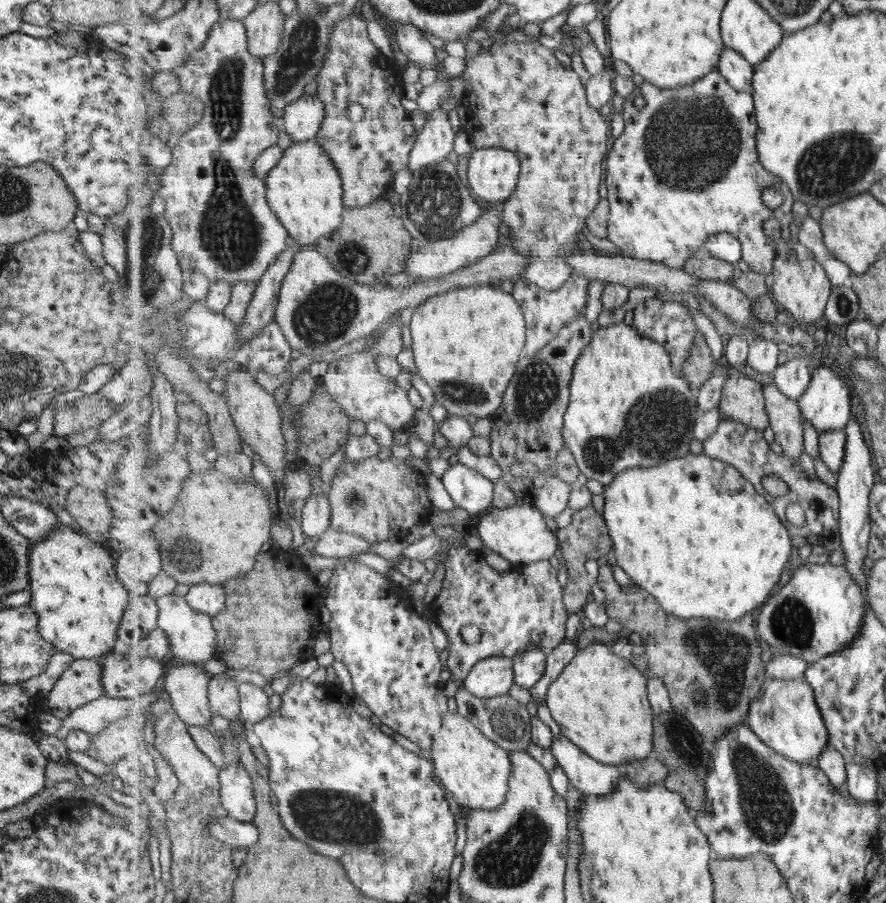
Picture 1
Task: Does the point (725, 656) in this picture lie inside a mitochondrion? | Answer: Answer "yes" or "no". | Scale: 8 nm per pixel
yes

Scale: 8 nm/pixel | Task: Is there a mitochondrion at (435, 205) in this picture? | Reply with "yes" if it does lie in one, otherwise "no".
yes

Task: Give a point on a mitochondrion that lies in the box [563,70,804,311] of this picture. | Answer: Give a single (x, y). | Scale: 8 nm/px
(693, 147)

